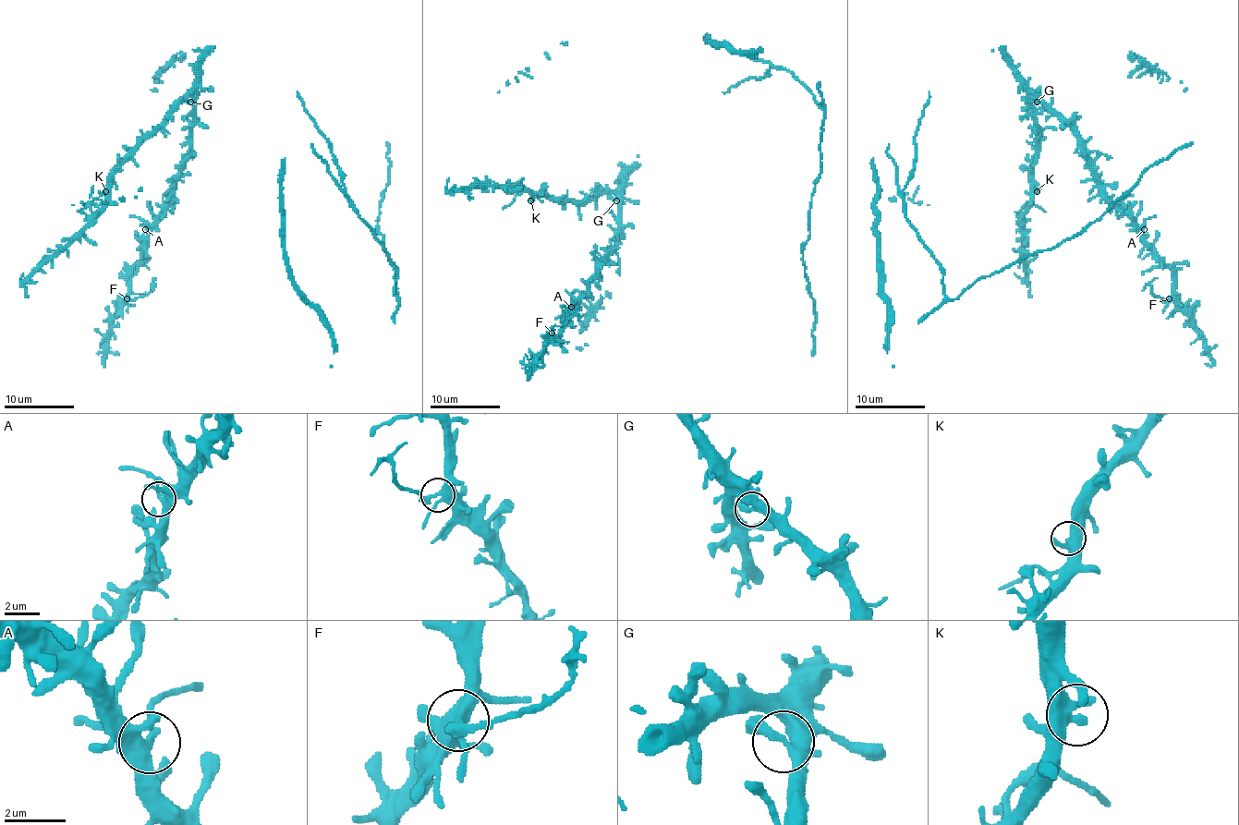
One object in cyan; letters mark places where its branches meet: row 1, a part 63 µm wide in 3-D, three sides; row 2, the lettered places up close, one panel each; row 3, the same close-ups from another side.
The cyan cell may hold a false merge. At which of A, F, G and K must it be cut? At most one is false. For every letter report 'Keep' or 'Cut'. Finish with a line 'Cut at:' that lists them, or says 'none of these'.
A: Keep
F: Cut
G: Keep
K: Keep
Cut at: F

